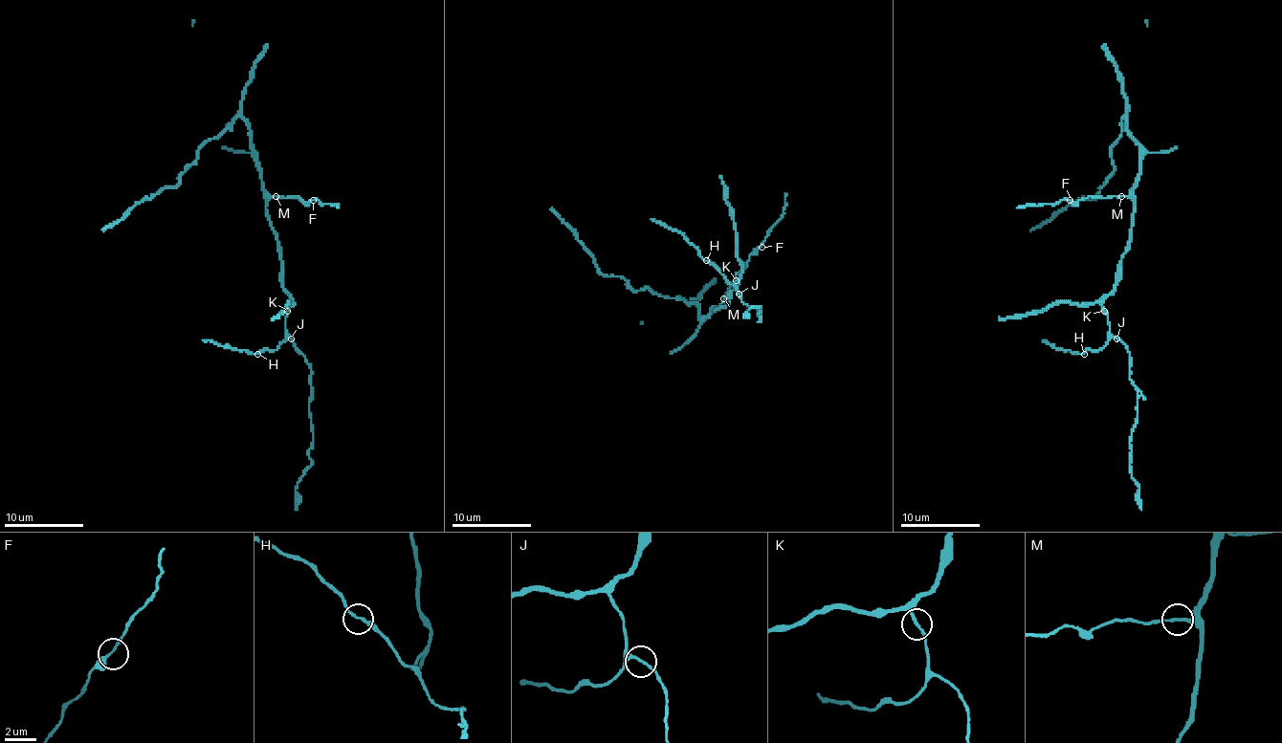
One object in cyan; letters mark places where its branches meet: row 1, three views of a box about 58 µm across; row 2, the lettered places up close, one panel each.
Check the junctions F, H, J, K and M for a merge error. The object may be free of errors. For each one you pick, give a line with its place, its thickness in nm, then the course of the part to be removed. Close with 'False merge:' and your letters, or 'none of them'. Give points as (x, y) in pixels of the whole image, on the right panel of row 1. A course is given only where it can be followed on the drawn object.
False merge: none of them

